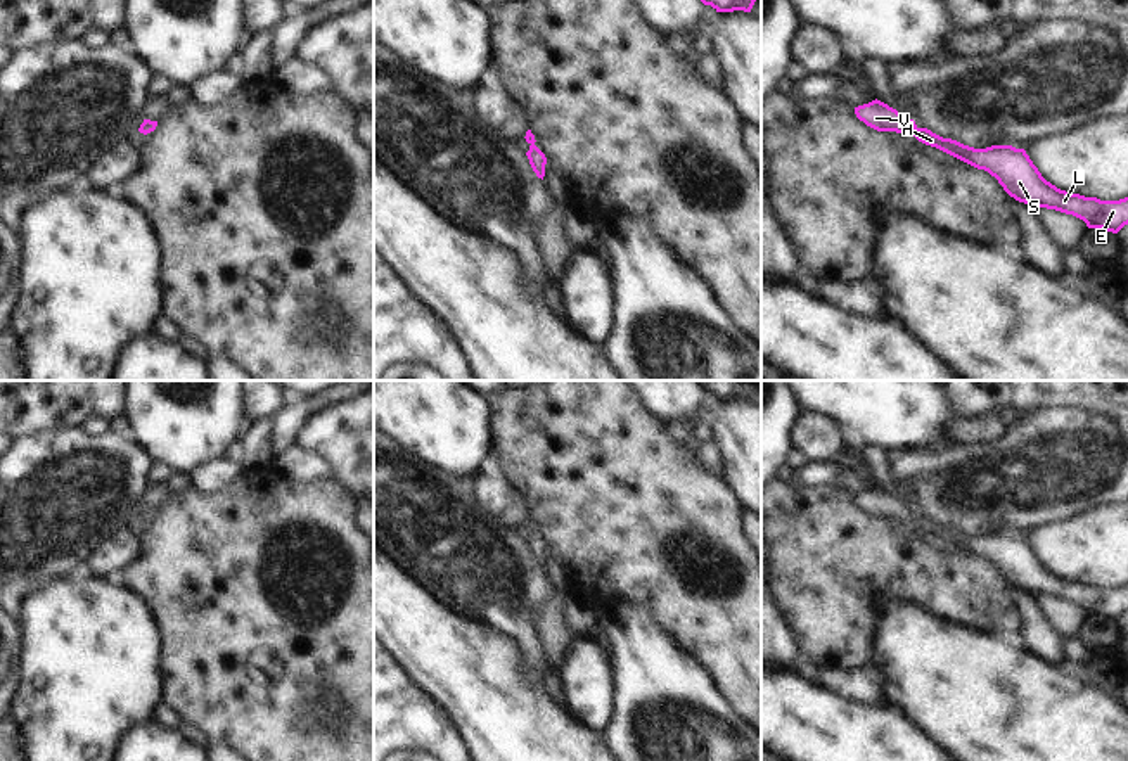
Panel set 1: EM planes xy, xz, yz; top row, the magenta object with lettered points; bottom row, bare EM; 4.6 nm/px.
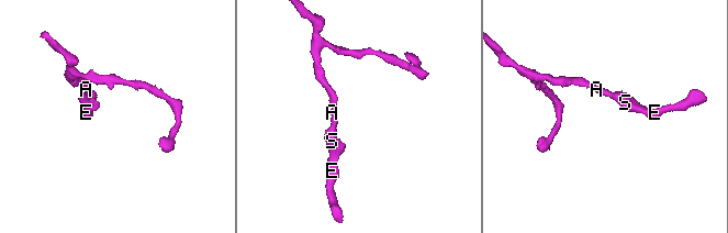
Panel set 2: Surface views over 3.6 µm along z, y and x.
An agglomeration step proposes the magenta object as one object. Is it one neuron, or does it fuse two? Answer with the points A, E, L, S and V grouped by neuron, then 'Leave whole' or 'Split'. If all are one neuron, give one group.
Groups: A E L S V. Leave whole

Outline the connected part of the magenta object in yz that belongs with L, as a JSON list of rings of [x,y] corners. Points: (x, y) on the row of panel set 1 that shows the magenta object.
[[[881,100],[855,107],[860,121],[877,131],[913,135],[919,142],[936,147],[977,169],[988,171],[1003,190],[1019,202],[1035,208],[1055,209],[1073,214],[1088,228],[1102,228],[1118,233],[1128,225],[1128,197],[1100,201],[1057,189],[1047,182],[1024,149],[1012,145],[991,145],[974,149],[952,138],[943,138],[927,128],[919,128],[907,114],[898,112]]]

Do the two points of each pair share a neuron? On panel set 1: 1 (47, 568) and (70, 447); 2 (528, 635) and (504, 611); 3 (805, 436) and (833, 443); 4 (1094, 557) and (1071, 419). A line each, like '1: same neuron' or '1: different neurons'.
1: same neuron
2: same neuron
3: same neuron
4: different neurons

